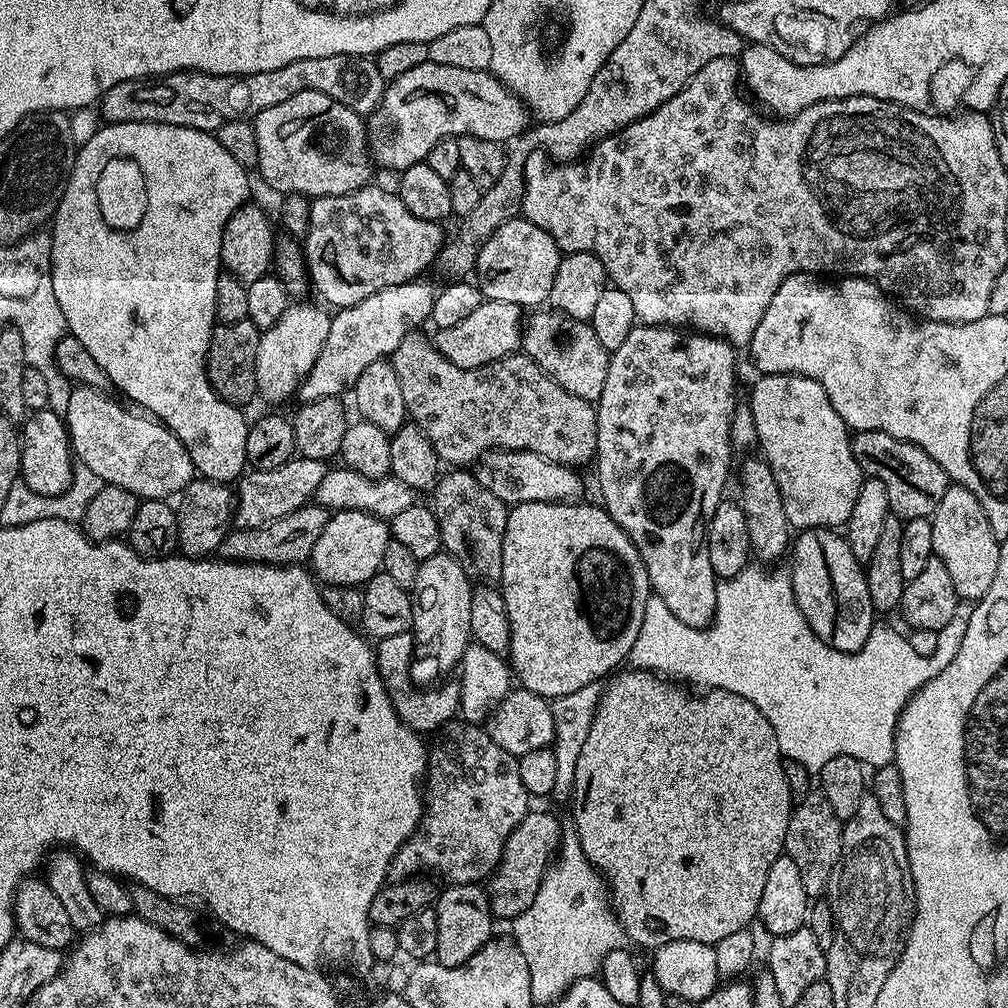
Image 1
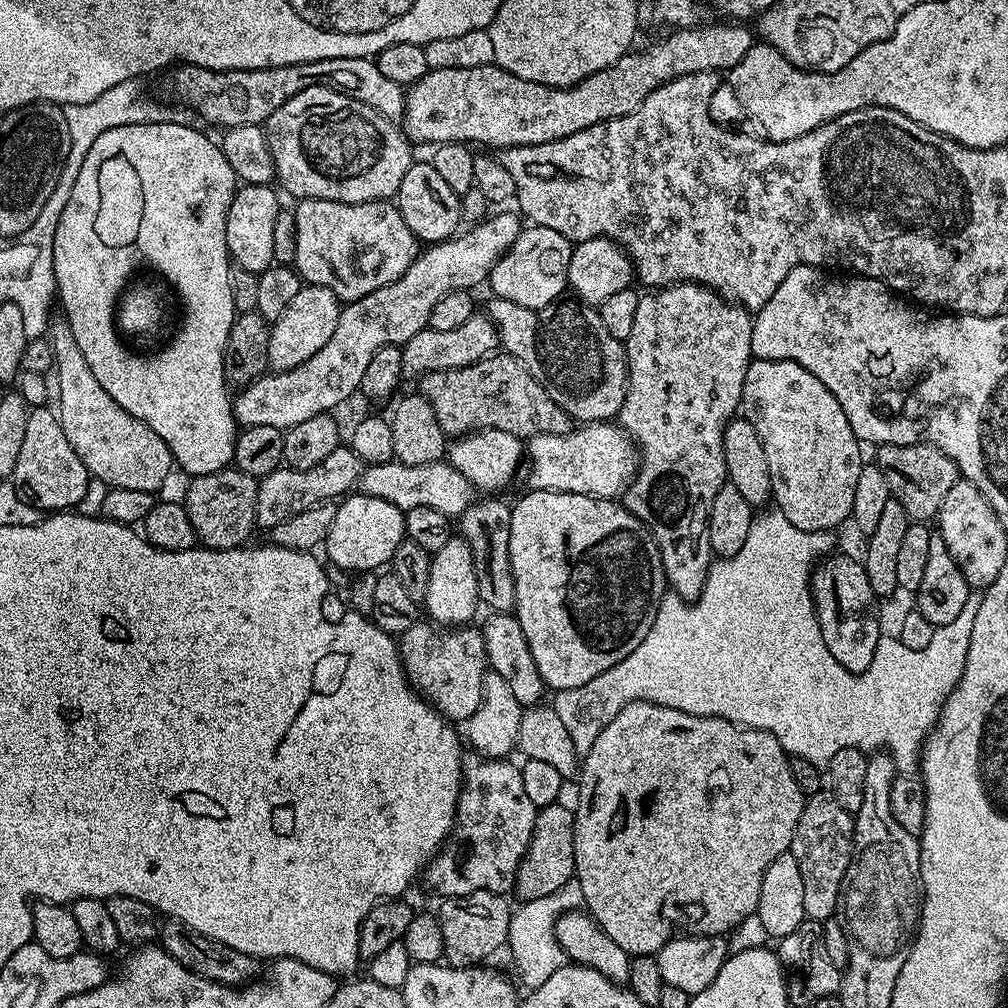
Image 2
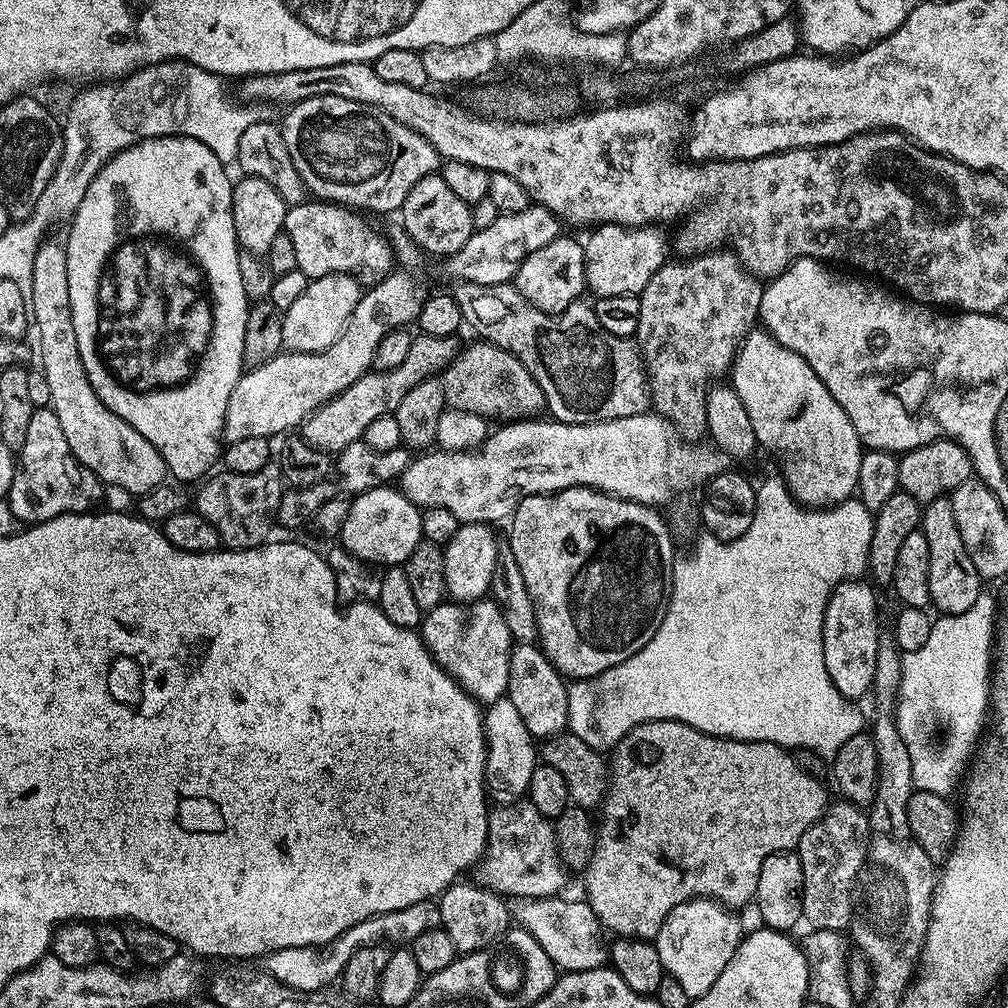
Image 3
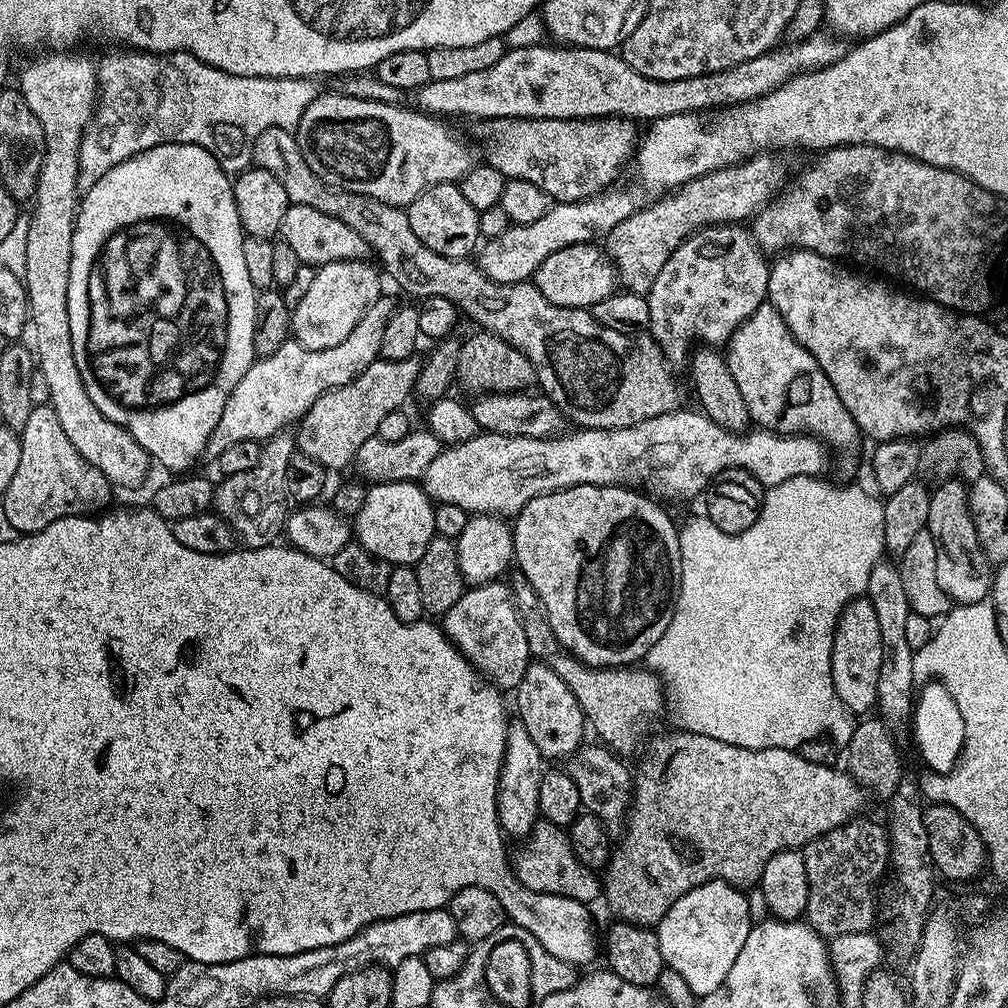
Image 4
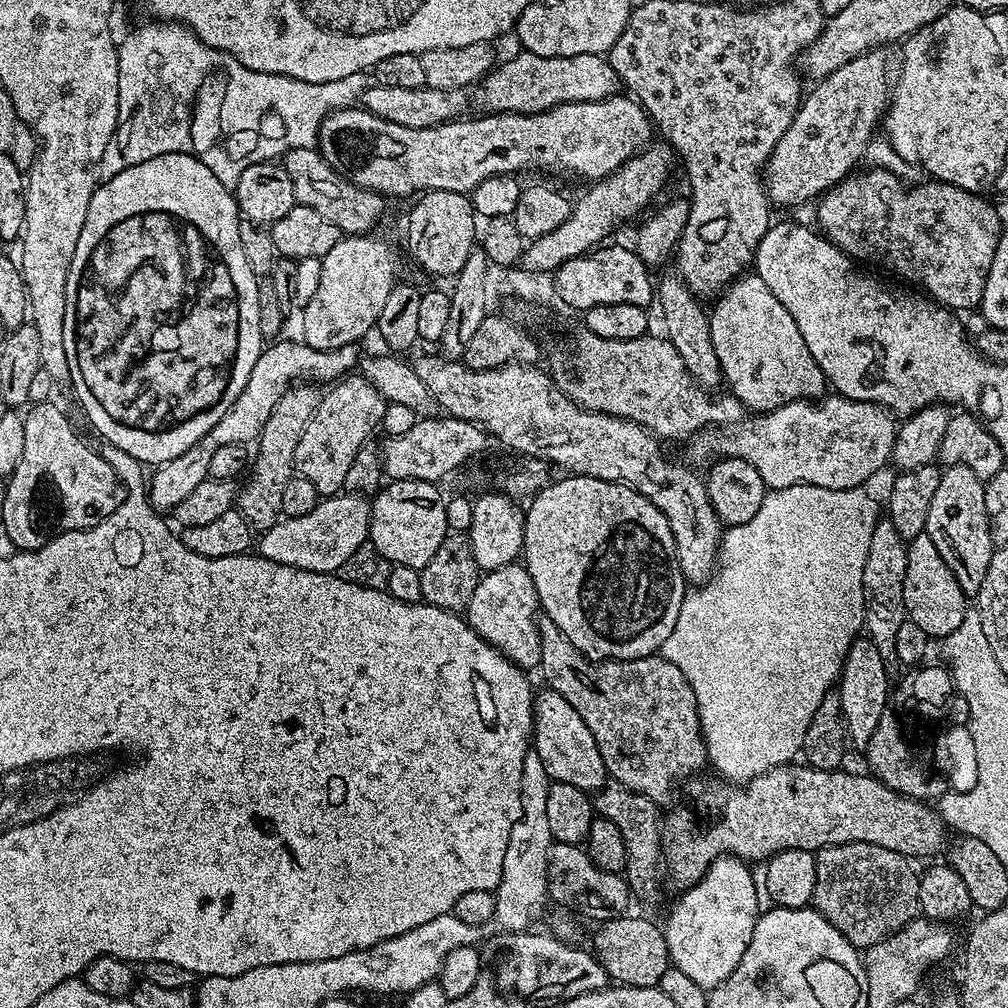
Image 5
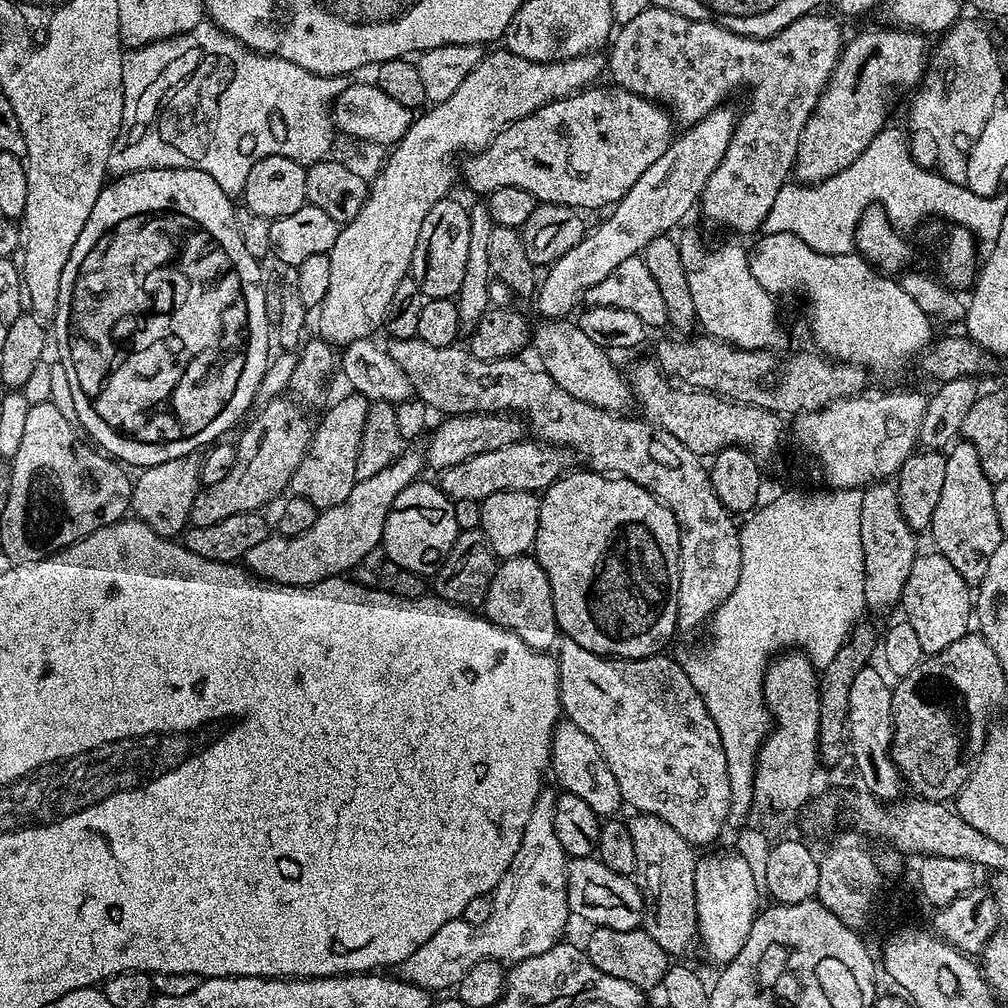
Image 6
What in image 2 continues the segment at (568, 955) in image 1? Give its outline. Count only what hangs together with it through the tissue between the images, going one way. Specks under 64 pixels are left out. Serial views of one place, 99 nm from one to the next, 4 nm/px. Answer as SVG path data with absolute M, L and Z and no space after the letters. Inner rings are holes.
M573 882L562 886L549 896L539 896L533 900L523 901L513 911L510 918L510 930L508 931L507 951L512 951L516 959L516 972L520 975L519 983L525 984L525 989L531 990L542 986L554 970L558 970L566 963L564 948L556 940L556 920L563 912L571 912L579 909L584 902L584 895L579 884Z

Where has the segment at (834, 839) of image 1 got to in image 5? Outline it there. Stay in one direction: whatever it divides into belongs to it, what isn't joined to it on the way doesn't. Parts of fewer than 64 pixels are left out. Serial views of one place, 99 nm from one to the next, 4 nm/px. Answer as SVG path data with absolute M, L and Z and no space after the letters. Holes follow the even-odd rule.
M846 843L846 844L831 844L825 848L819 849L815 853L815 886L814 894L812 895L811 905L816 909L820 916L827 918L836 930L838 930L847 940L859 949L867 949L868 946L874 945L880 940L885 939L894 931L899 931L905 925L909 924L913 918L919 913L919 873L915 872L907 857L898 854L896 851L888 850L886 847L878 846L876 843Z

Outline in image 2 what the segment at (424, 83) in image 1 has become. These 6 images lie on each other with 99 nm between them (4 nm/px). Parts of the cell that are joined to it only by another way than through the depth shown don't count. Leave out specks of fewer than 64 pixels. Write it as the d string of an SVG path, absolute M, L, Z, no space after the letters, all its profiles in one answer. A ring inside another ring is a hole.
M707 24L701 28L681 28L673 31L664 42L642 52L626 53L606 69L590 74L580 84L571 88L551 88L538 82L524 81L508 73L496 63L486 66L470 66L470 70L429 70L406 92L406 103L402 117L402 131L409 141L417 145L428 144L485 144L485 149L503 150L530 146L542 142L554 142L570 134L578 134L595 124L624 117L633 113L656 88L668 83L675 76L698 72L728 72L746 56L756 42L755 33L744 24Z

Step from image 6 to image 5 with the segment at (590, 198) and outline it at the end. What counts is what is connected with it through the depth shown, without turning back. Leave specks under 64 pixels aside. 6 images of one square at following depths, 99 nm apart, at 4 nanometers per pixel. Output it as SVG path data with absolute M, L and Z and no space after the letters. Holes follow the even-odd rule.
M615 95L610 100L599 100L598 102L590 102L586 104L559 104L556 108L550 109L548 112L535 112L532 116L522 116L519 112L502 112L499 114L484 114L481 120L464 120L465 118L457 118L449 120L447 124L437 124L435 128L411 128L410 126L398 126L389 120L383 120L380 116L375 116L363 106L353 106L351 108L342 108L333 111L331 114L325 115L321 124L323 133L329 132L332 135L332 144L328 144L322 148L323 155L329 161L335 162L334 167L350 182L354 182L360 188L369 188L372 192L378 192L385 198L391 196L412 196L431 192L463 192L471 194L478 186L478 182L482 182L486 178L494 178L495 176L506 176L509 174L519 173L519 168L524 168L527 164L557 164L560 168L565 168L568 172L577 172L580 176L585 176L588 182L597 182L605 177L617 172L618 169L631 160L637 152L641 151L649 143L648 126L650 128L650 119L647 112L635 99L626 100L623 95Z

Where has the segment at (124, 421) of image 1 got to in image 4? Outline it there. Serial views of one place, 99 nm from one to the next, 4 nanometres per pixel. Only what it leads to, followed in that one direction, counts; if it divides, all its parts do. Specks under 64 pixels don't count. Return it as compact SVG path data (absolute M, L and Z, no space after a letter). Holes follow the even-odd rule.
M52 52L49 56L40 56L32 60L20 72L20 88L18 96L28 107L30 114L38 118L44 131L44 161L38 174L34 203L31 205L32 216L27 217L28 233L26 234L26 262L22 279L28 295L28 315L30 317L30 332L36 335L34 360L42 378L46 378L48 387L48 403L52 405L54 414L58 414L58 422L66 433L66 438L102 474L108 483L120 488L136 488L148 476L150 457L148 451L138 442L134 442L131 431L127 427L119 428L115 419L109 418L101 409L96 409L94 401L88 397L84 389L84 380L80 377L80 368L76 365L76 352L73 340L70 338L70 318L66 310L66 290L70 274L70 258L72 257L72 231L76 225L78 211L78 193L76 179L78 178L78 150L84 137L84 130L92 122L92 114L98 103L97 65L92 64L84 56L76 52Z

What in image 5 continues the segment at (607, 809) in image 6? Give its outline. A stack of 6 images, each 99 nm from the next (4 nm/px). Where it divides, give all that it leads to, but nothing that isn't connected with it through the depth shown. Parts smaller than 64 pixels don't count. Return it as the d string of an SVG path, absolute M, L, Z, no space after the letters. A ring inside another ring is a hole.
M547 686L541 688L532 702L531 743L538 758L542 758L549 781L570 782L570 786L578 786L586 793L599 793L605 787L604 780L609 779L609 774L602 762L598 742L594 742L594 734L590 734L590 726L582 722L582 714L578 714L578 710L574 710L562 694Z

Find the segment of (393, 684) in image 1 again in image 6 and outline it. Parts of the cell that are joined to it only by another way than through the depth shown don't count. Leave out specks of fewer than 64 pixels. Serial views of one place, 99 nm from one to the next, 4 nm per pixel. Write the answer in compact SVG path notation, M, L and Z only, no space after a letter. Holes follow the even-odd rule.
M535 555L509 556L497 567L490 590L482 605L487 619L507 632L513 632L535 652L551 653L558 644L558 629L554 602L550 594L550 578L537 562Z

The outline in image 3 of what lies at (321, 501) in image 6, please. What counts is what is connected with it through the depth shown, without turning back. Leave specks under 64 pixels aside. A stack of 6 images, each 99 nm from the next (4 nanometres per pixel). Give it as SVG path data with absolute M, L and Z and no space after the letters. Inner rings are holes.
M417 335L413 339L406 358L399 366L388 368L385 372L370 370L354 386L342 390L333 400L328 400L317 408L302 425L302 435L316 448L329 454L338 454L350 442L362 440L366 426L374 422L374 418L382 418L395 413L398 402L418 386L418 382L439 377L462 351L461 337L455 336L425 336Z

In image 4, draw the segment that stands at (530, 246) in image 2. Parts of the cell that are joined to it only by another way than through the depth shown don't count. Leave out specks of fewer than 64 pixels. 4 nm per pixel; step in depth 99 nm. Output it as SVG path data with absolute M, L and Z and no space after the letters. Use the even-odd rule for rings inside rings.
M595 243L575 244L566 246L562 250L554 250L542 266L538 266L534 283L536 289L554 306L563 308L587 308L591 309L602 298L610 298L618 288L618 273L615 264L606 255L603 247Z

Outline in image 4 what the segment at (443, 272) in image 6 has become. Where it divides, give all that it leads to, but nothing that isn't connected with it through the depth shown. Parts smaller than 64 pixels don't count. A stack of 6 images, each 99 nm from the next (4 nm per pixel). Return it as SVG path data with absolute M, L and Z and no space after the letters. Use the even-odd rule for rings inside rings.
M435 184L427 188L413 204L407 205L406 211L410 218L410 230L434 254L442 254L446 258L462 260L471 257L477 251L476 240L481 239L480 213L462 198L462 190L455 184ZM476 248L476 249L475 249Z

